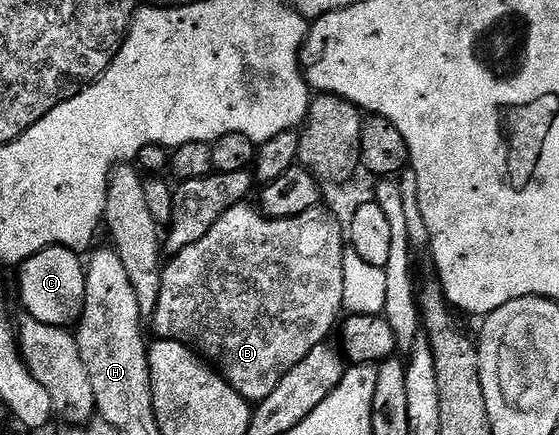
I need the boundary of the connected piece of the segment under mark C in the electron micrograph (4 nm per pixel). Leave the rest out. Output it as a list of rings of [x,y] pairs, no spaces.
[[[47,247],[19,264],[20,299],[27,318],[65,329],[79,324],[86,301],[86,263],[68,247]]]

